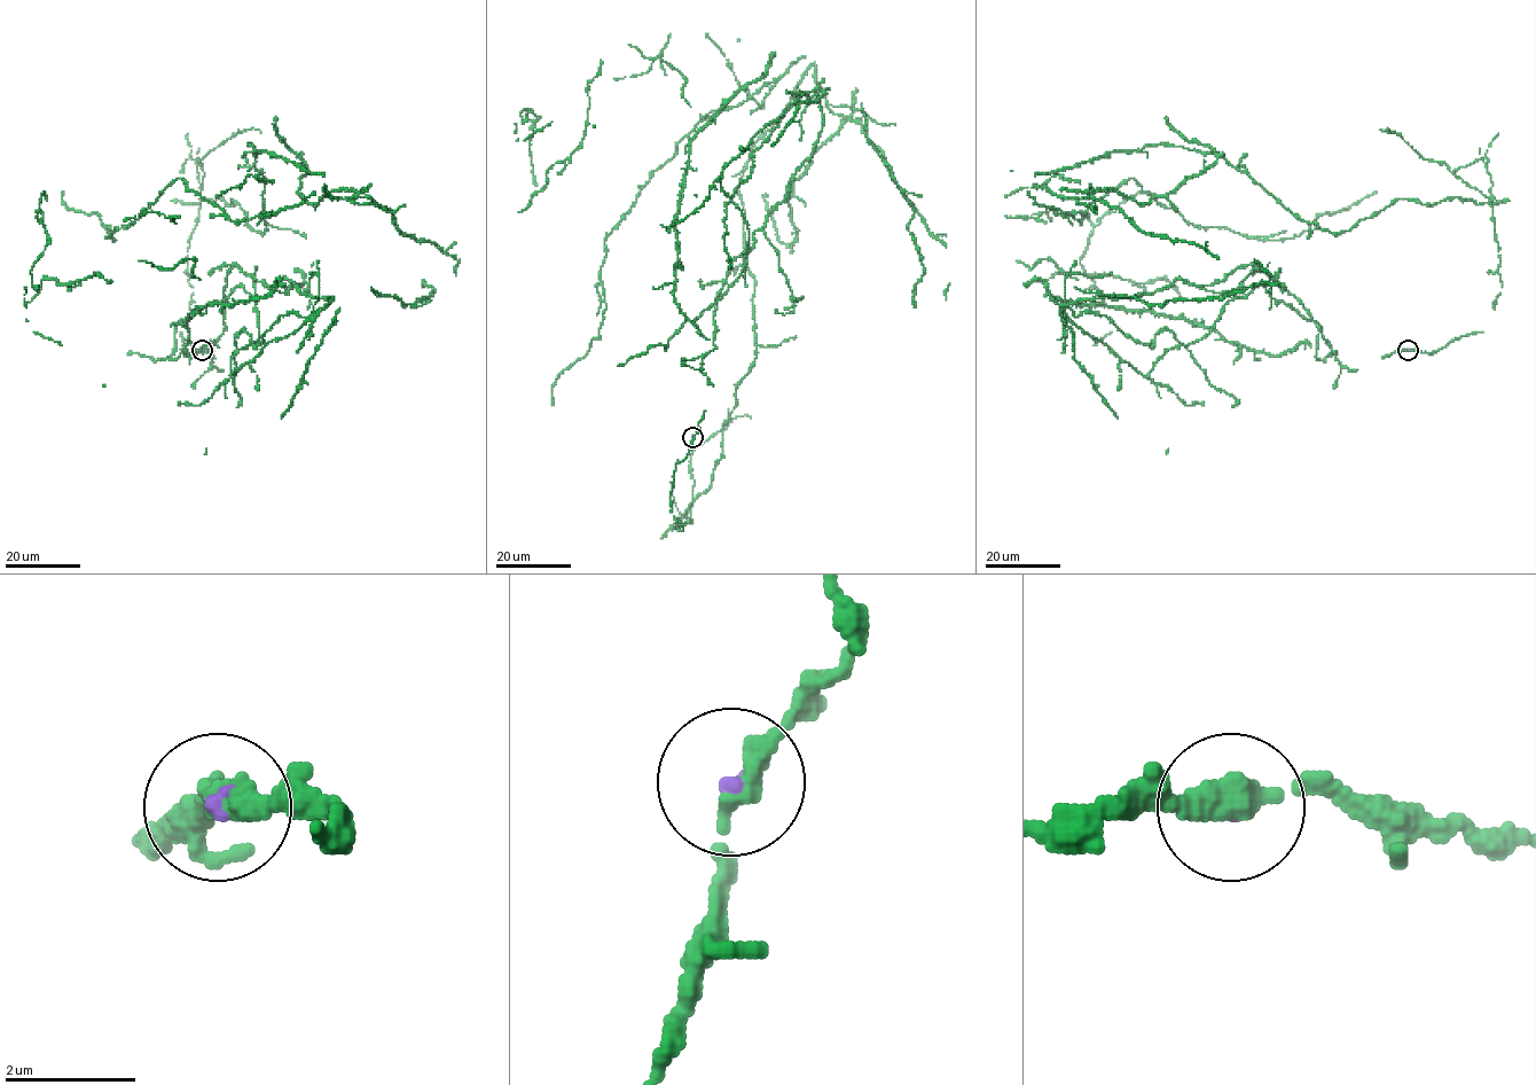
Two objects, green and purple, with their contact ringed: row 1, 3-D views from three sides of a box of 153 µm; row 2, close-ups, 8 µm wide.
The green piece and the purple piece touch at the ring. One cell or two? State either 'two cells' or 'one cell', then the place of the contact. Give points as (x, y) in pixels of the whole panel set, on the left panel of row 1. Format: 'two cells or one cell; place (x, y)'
two cells; place (202, 350)

